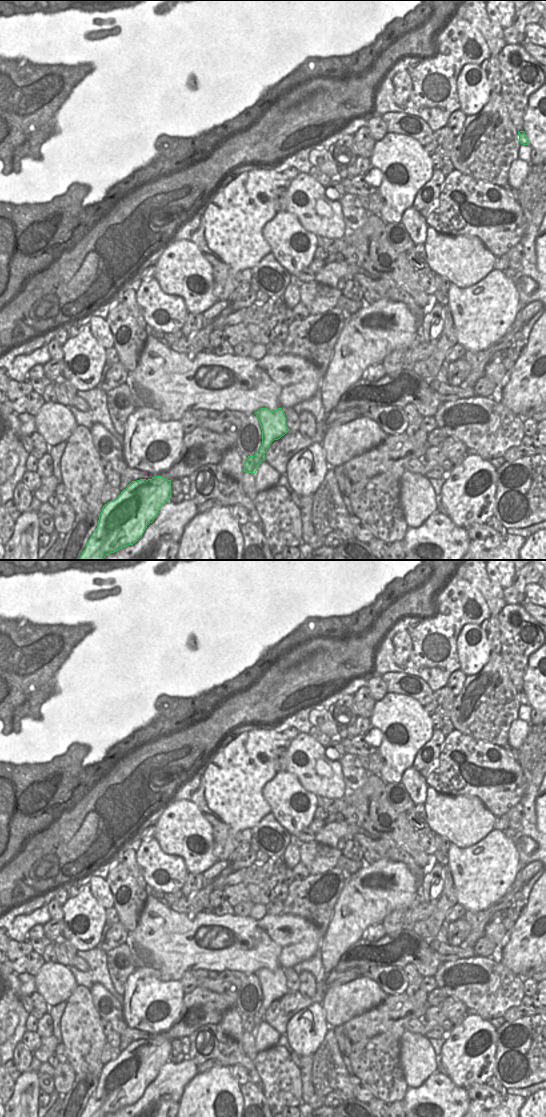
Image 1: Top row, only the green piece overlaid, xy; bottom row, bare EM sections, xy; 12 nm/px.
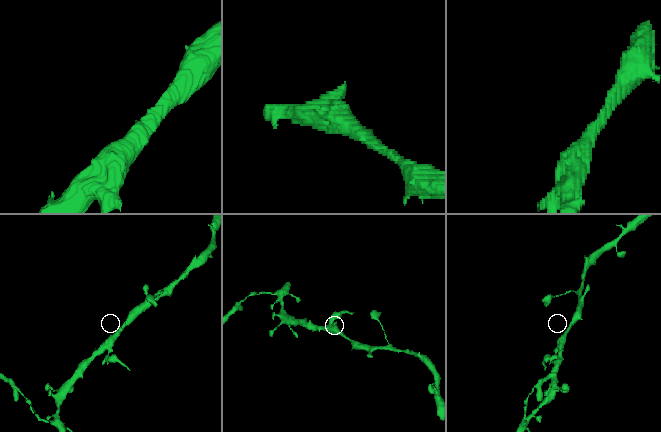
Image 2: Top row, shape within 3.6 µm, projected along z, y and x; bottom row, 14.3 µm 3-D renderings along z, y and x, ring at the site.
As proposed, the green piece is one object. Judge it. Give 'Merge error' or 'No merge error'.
Merge error

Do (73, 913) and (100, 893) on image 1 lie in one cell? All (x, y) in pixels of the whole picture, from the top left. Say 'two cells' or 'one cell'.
two cells

